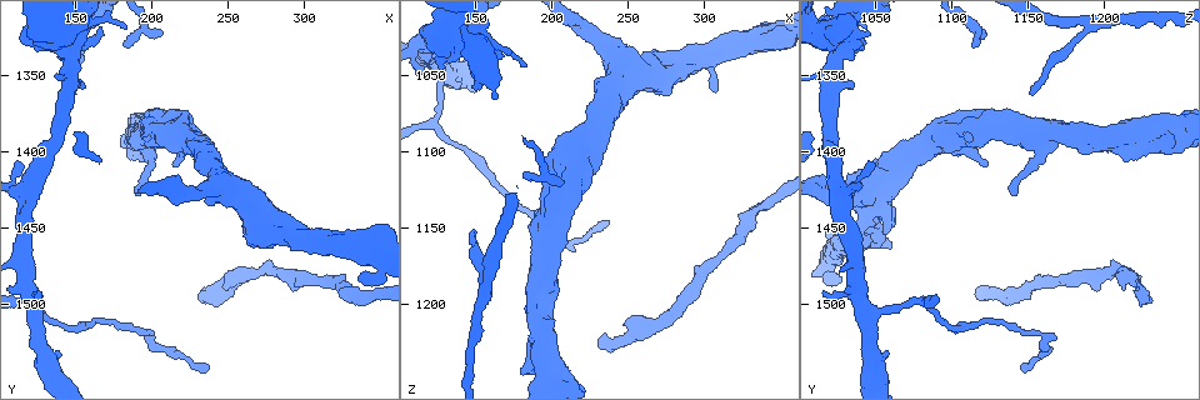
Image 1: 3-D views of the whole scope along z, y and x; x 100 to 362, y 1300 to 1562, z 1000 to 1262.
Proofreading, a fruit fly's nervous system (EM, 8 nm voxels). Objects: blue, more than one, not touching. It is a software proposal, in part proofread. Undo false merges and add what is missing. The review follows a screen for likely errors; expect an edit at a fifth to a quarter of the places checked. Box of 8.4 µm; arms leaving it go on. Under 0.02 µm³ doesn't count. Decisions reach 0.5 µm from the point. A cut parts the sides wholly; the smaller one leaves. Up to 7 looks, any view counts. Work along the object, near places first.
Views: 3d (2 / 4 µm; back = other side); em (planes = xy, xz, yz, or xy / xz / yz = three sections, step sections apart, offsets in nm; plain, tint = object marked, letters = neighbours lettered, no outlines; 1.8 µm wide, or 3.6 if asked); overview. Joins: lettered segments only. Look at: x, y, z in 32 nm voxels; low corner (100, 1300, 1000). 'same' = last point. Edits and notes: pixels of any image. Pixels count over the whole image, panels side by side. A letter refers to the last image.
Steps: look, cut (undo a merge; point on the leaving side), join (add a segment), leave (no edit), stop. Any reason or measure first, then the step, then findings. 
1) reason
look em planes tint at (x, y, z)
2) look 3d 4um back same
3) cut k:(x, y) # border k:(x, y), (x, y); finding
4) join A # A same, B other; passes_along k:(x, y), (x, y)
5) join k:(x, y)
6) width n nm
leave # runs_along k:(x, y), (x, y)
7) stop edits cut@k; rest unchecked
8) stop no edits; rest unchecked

thin end
look 3d 2um at (148, 1362, 1152)

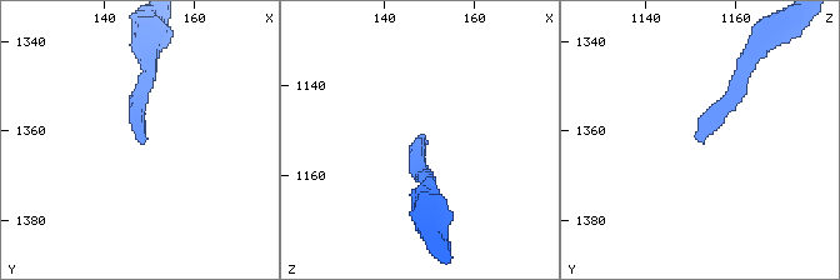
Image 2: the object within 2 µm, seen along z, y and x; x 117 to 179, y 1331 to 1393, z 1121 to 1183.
look em 3.6um yz step 4 tint at (149, 1363, 1153)

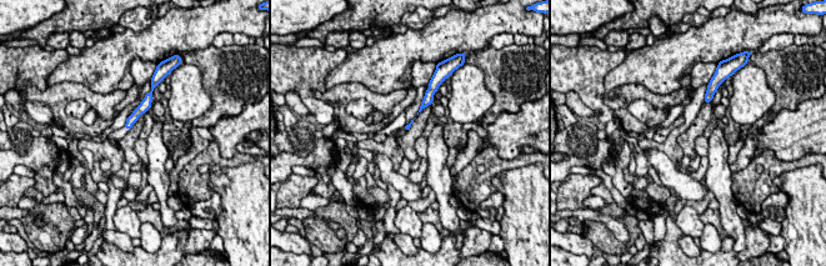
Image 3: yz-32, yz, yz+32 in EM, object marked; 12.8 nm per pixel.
look em 3.6um planes letters same

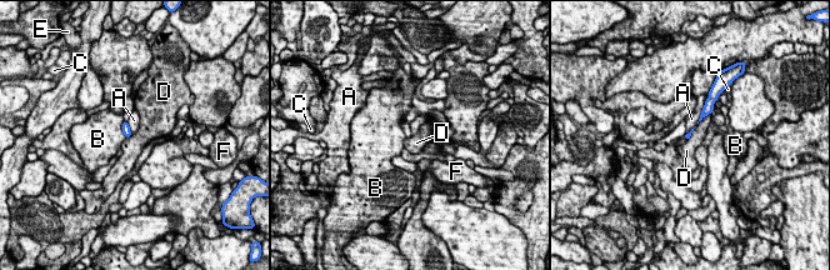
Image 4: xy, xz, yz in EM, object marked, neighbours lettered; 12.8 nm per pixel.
leave # A other, B other, C other, D other, E other, F other; border 4:(711, 113), (698, 124); none of them fits

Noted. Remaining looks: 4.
sharp bend
look em planes letters at (122, 1498, 1084)

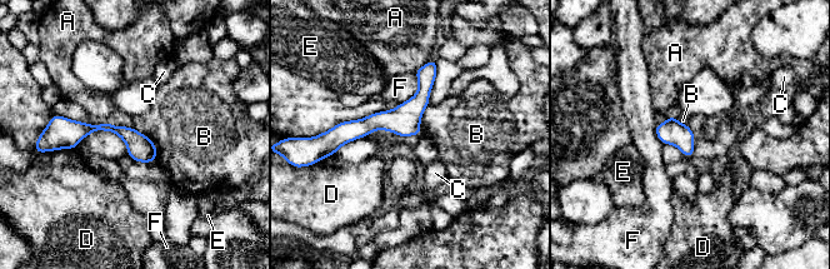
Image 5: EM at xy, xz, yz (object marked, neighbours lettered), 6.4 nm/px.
longest_contact B 260 nm
leave # A other, B other, C other, D other, E other, F other; border 5:(133, 128), (151, 140), (156, 160); all the same neuron

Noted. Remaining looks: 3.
four arms meet
look 3d 4um at (136, 1324, 1020)

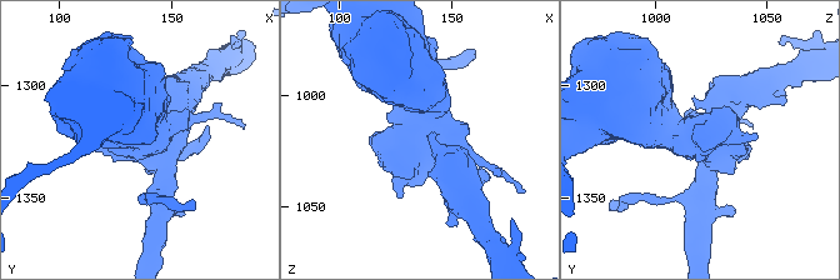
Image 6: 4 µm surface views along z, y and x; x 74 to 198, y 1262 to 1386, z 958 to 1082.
now the EM
look em 3.6um planes letters same

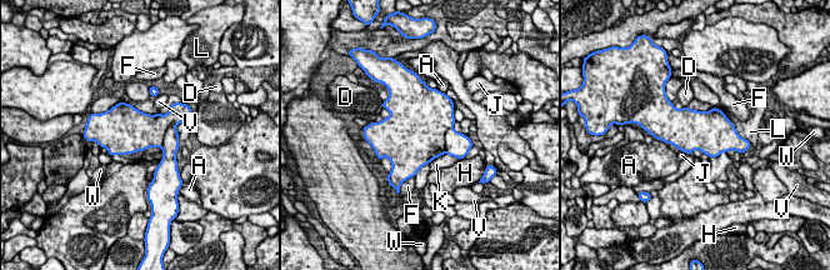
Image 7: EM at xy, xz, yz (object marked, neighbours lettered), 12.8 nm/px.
width 550 nm
cut 7:(146, 130) # A other, D other, F other, H other, J other, K other, L other, V other, W other; border 7:(175, 124), (168, 128), (160, 146); two neurons meet here

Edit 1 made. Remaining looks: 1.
stop edits cut@7; rest unchecked

